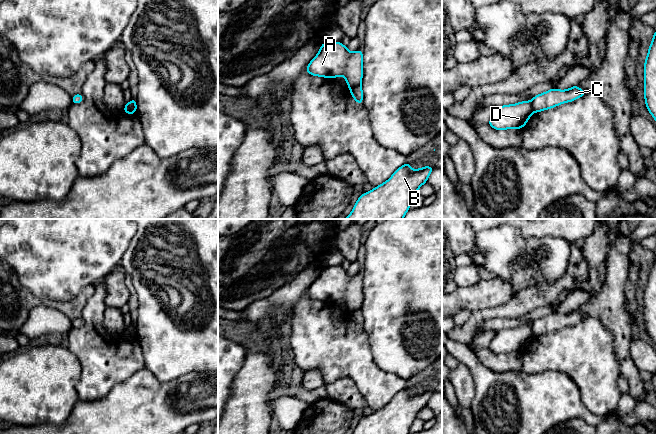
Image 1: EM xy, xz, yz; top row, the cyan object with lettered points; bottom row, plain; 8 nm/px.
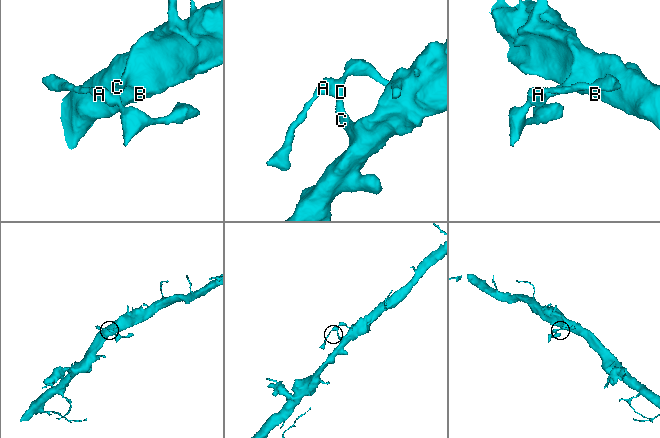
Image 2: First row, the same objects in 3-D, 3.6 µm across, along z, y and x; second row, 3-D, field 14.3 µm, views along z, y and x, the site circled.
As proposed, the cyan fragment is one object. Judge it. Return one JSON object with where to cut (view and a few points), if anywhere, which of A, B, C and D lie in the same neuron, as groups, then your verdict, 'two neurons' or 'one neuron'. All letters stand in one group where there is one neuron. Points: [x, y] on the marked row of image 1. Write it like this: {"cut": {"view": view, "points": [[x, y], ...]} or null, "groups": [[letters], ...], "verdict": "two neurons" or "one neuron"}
{"cut": {"view": "xz", "points": [[360, 84], [350, 89]]}, "groups": [["A", "D"], ["B", "C"]], "verdict": "two neurons"}

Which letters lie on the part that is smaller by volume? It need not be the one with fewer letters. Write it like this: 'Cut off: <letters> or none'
Cut off: A, D

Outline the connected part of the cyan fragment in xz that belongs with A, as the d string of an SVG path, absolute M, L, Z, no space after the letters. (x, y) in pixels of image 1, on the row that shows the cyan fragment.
M324 42L306 72L330 79L344 76L349 89L354 88L363 78L363 51L349 52L341 42Z

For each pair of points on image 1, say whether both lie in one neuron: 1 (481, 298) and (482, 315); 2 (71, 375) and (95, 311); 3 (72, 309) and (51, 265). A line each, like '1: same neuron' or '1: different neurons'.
1: different neurons
2: different neurons
3: different neurons

